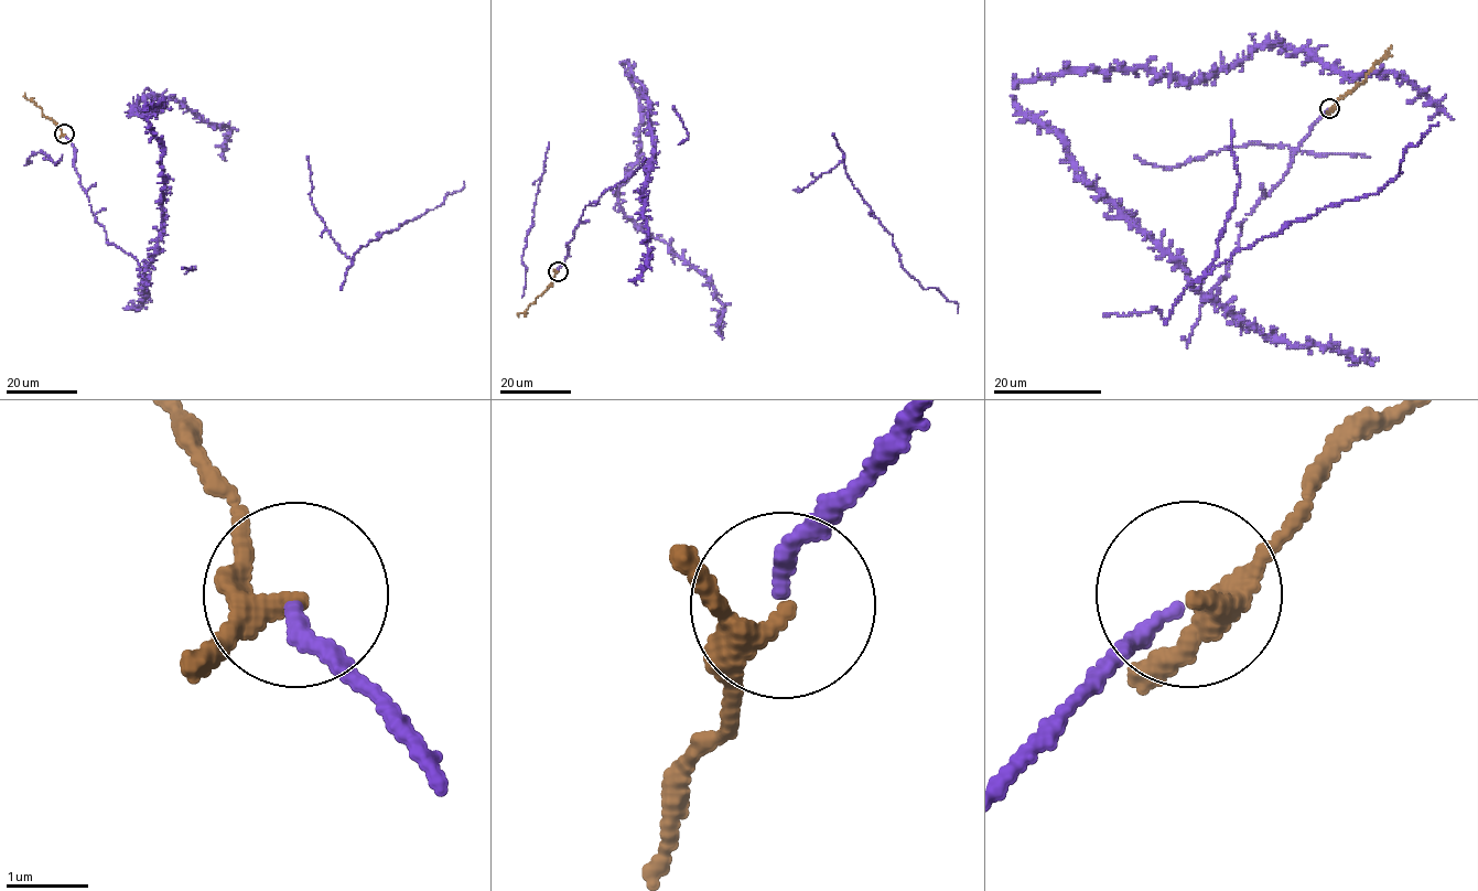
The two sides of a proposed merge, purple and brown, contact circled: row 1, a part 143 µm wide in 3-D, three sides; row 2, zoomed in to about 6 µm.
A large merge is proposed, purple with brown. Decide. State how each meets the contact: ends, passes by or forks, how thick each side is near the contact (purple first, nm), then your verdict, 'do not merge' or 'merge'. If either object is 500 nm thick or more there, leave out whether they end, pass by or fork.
purple ends there; brown passes by; 180 nm thick on the purple side, 240 nm on the other; merge

